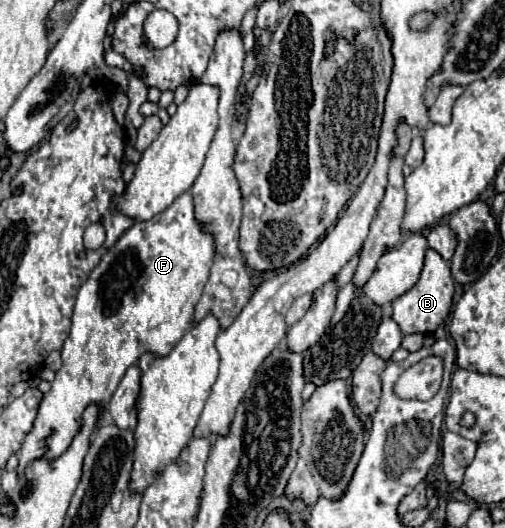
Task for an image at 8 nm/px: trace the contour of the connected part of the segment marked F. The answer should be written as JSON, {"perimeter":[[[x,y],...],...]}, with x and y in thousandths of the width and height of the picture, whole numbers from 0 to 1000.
{"perimeter":[[[360,366],[329,400],[305,407],[297,419],[265,422],[234,456],[222,464],[194,506],[178,517],[174,532],[158,544],[147,597],[143,627],[123,657],[123,695],[111,706],[103,737],[87,748],[67,809],[44,839],[36,892],[51,888],[59,873],[91,862],[99,869],[123,862],[147,820],[154,820],[162,801],[162,778],[174,763],[194,763],[210,775],[226,737],[246,714],[250,699],[273,684],[289,665],[325,676],[368,631],[384,604],[384,581],[396,570],[400,547],[412,532],[420,491],[424,491],[424,449],[408,430],[384,411],[384,384],[376,366]]]}

